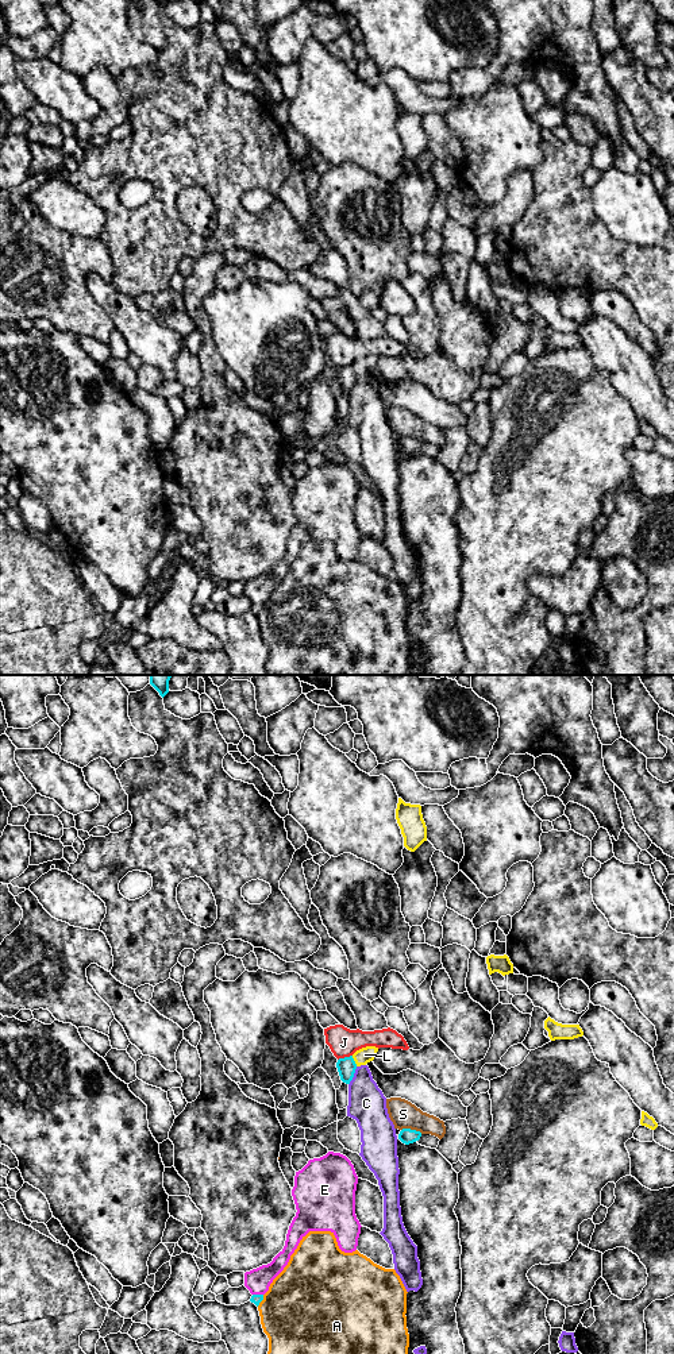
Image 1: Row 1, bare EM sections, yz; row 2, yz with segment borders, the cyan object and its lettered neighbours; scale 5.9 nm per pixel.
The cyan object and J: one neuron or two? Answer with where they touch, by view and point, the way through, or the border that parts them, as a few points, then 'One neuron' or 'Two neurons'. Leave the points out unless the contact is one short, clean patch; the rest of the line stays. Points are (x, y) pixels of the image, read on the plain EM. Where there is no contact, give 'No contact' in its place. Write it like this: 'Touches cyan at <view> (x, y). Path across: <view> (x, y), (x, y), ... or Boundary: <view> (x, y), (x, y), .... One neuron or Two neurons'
Touches cyan at yz (345, 366). Boundary: yz (351, 363), (338, 369). Two neurons

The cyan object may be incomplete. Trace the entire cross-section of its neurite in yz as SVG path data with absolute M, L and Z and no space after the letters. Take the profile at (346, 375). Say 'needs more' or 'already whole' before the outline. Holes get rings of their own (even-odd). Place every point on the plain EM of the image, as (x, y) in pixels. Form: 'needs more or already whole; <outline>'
needs more; M366 355L357 359L353 364L339 367L336 371L336 377L340 385L340 389L346 393L354 386L355 378L361 374L366 374L367 371L373 370L378 356L375 355Z

